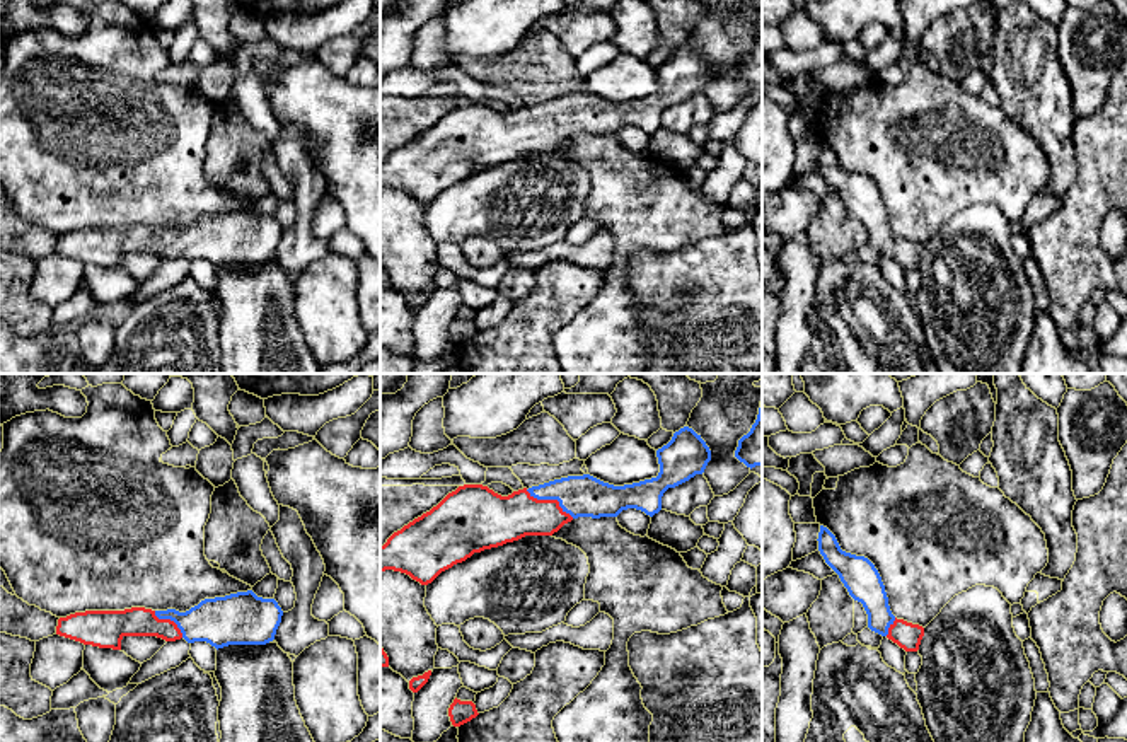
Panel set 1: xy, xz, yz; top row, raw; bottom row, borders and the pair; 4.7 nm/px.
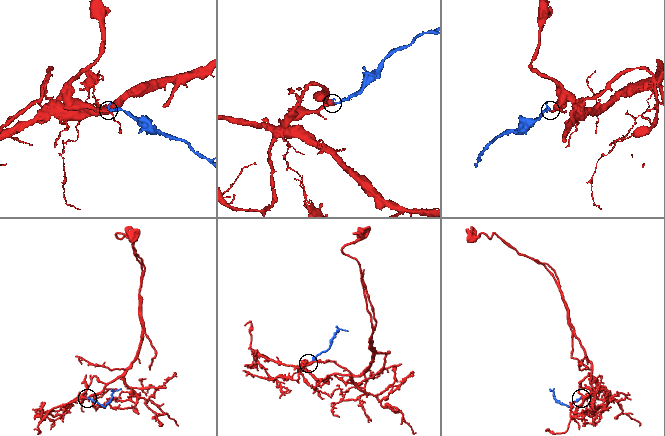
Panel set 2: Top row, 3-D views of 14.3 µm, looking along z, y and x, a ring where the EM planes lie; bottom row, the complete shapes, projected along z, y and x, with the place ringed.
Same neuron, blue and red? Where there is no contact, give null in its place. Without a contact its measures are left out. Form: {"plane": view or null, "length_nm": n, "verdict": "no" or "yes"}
{"plane": "xz", "length_nm": 260, "verdict": "yes"}

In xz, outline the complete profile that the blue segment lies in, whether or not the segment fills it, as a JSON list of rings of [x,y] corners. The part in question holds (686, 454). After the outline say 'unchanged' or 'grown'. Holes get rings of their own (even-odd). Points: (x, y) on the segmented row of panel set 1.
[[[684,426],[656,450],[656,457],[656,478],[624,486],[590,474],[554,479],[508,496],[483,484],[459,486],[380,546],[380,571],[401,571],[428,585],[474,553],[525,536],[552,536],[578,517],[617,517],[627,508],[653,517],[668,488],[704,472],[711,450],[701,435]]]; grown

